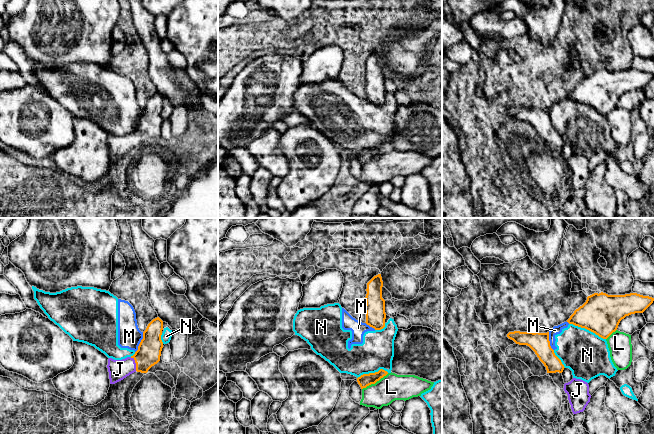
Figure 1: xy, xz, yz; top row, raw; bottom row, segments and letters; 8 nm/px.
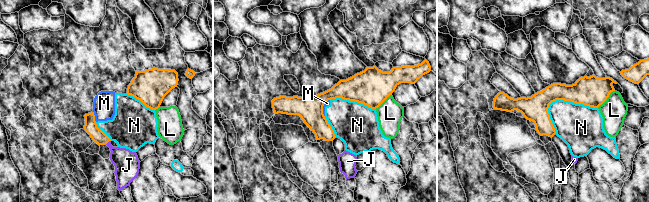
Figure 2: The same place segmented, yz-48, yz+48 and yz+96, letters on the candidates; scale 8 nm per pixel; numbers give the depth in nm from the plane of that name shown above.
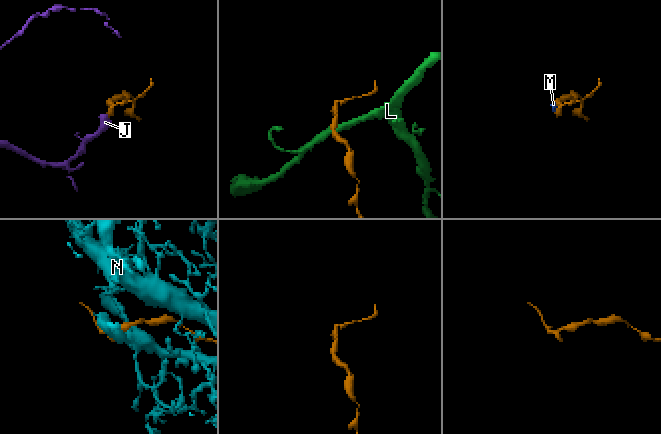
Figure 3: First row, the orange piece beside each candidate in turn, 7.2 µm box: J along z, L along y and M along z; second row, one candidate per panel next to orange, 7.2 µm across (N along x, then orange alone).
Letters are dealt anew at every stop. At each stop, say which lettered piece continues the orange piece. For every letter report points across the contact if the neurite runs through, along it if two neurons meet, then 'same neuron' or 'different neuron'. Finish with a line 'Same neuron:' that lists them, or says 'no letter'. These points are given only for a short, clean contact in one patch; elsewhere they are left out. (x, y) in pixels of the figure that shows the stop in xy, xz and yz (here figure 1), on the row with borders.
J: way xy (148, 354), (140, 362), (135, 362), (118, 369); same neuron
L: border xz (388, 373), (362, 389); different neuron
M: different neuron
N: different neuron
Same neuron: J

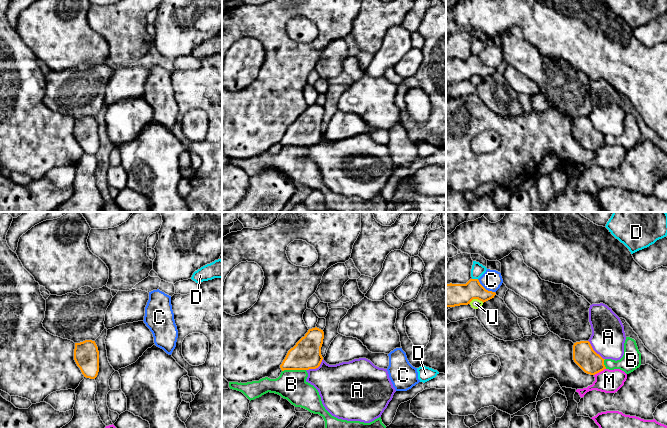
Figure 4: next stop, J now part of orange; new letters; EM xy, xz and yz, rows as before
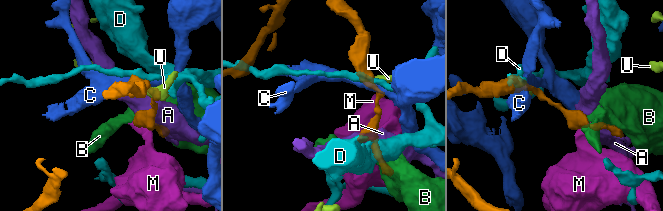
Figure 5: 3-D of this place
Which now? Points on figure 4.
A: different neuron
B: different neuron
C: border yz (477, 279), (486, 289), (494, 292); different neuron
D: border yz (472, 278), (477, 279); different neuron
M: border yz (605, 368), (594, 375); different neuron
U: border yz (483, 302), (473, 299), (469, 303); different neuron
Same neuron: no letter

